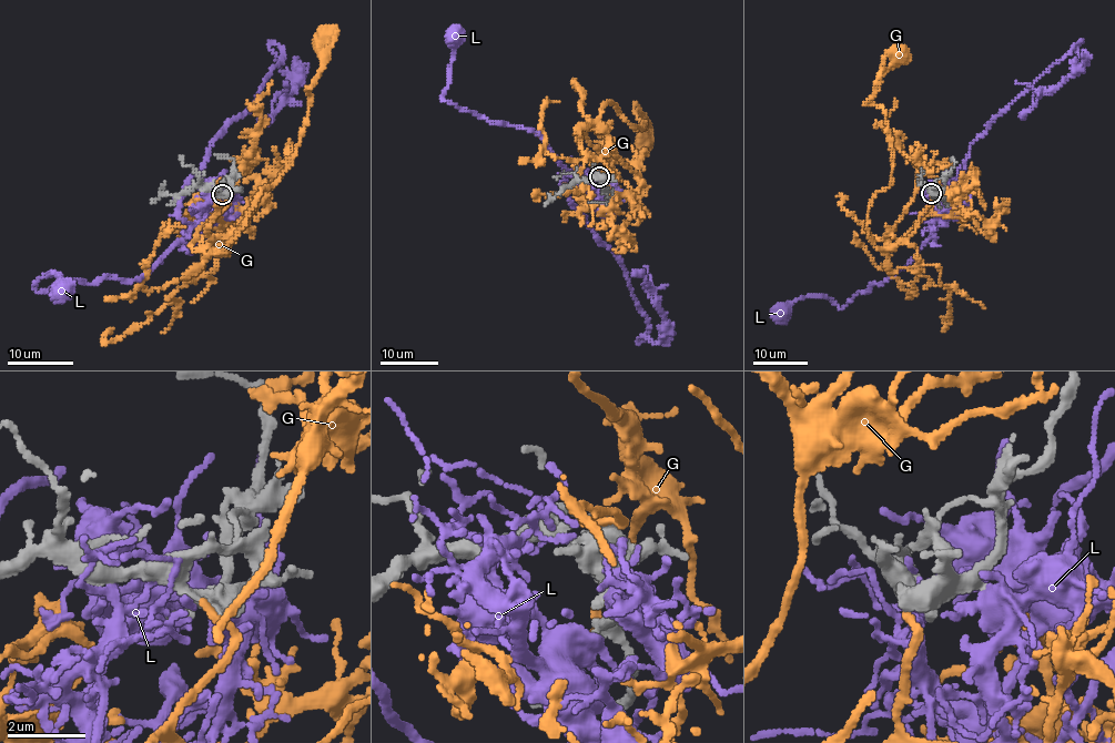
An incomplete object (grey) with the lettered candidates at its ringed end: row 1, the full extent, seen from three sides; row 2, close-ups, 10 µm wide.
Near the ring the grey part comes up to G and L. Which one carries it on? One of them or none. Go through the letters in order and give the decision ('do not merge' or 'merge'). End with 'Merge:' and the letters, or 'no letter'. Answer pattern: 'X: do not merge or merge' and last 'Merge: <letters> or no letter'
G: merge
L: do not merge
Merge: G

